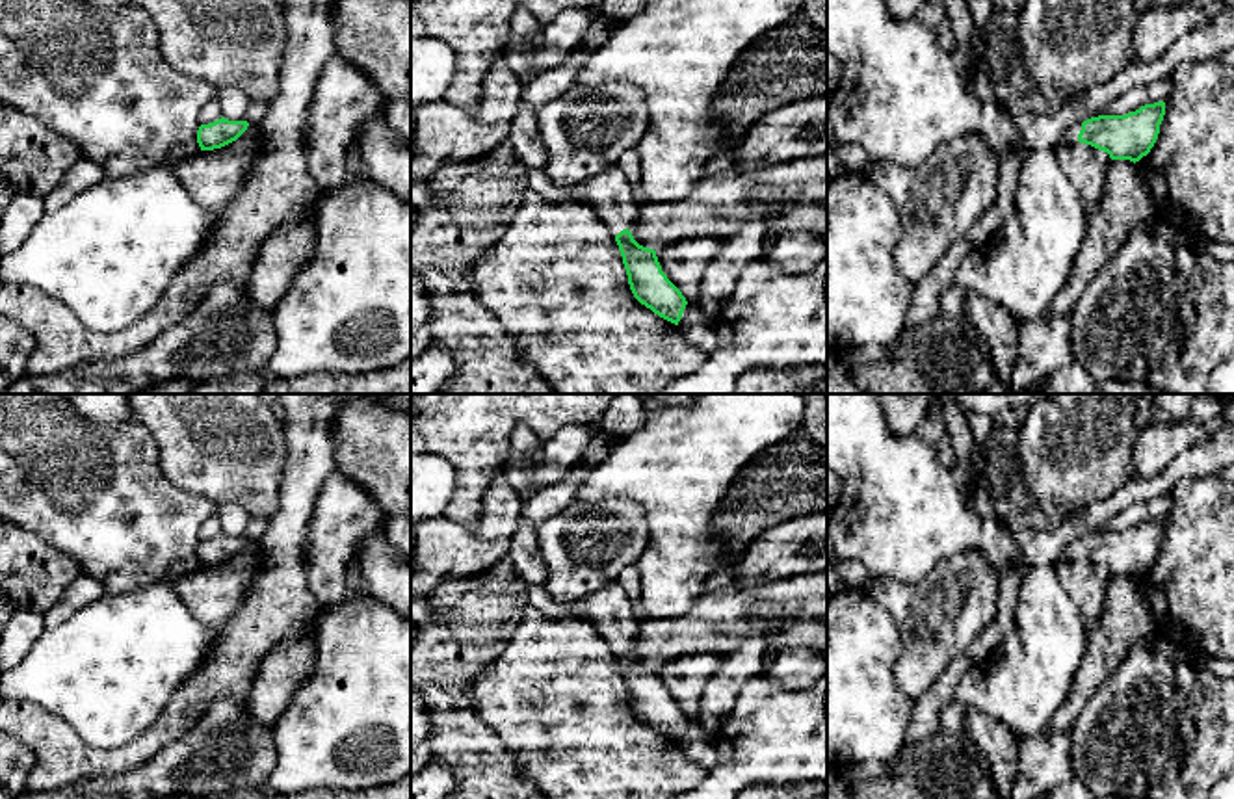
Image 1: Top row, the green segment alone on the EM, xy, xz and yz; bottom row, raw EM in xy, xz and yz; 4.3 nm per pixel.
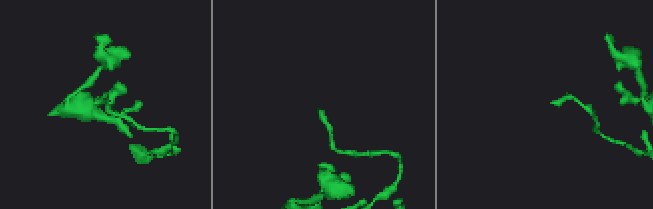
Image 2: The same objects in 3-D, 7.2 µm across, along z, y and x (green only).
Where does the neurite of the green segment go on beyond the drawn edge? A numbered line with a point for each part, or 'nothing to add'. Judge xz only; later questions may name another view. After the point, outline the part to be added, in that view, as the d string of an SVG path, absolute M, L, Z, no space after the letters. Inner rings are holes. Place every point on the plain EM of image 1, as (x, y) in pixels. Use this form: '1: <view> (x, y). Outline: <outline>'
1: xz (608, 610). Outline: M617 582L574 602L572 617L593 624L613 654L630 645L639 630L632 602Z

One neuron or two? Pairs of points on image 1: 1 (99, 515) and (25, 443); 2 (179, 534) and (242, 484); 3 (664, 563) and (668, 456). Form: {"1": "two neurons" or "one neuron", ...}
{"1": "one neuron", "2": "two neurons", "3": "one neuron"}

